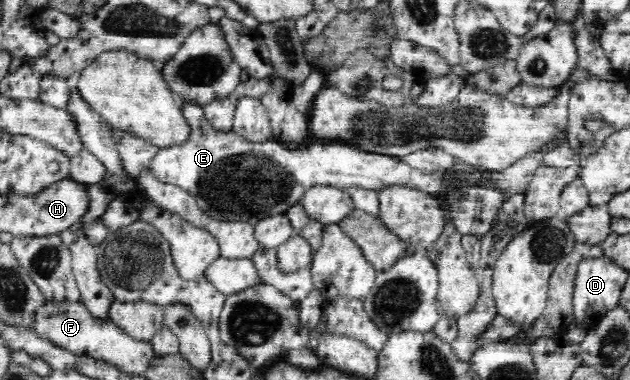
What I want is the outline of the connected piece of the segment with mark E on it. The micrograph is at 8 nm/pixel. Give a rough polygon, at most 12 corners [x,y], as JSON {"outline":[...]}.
{"outline":[[189,104],[150,168],[213,218],[255,226],[305,188],[440,176],[336,139],[247,142]]}

